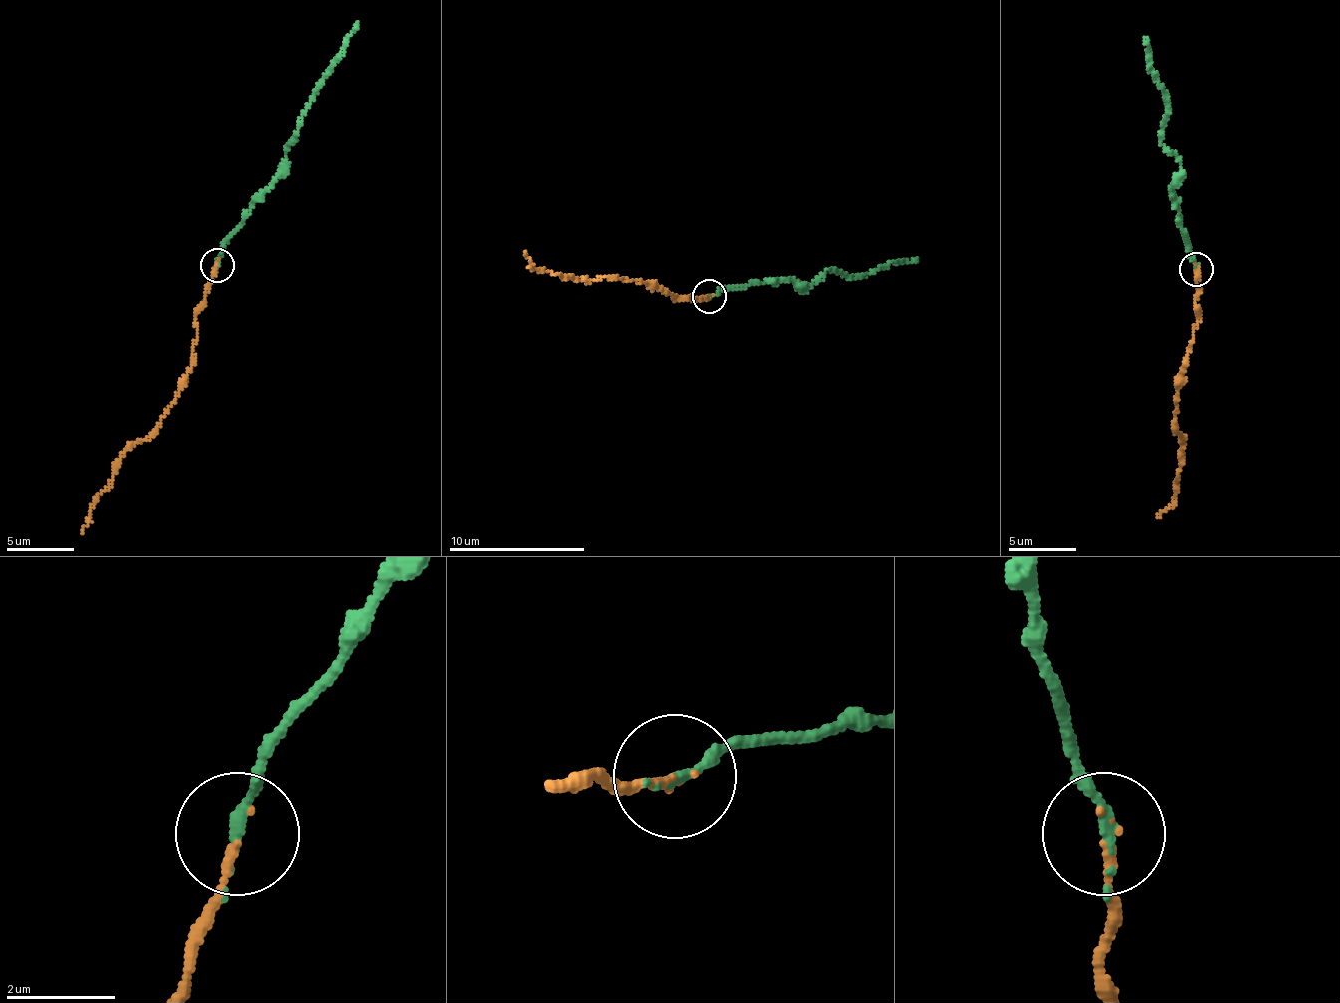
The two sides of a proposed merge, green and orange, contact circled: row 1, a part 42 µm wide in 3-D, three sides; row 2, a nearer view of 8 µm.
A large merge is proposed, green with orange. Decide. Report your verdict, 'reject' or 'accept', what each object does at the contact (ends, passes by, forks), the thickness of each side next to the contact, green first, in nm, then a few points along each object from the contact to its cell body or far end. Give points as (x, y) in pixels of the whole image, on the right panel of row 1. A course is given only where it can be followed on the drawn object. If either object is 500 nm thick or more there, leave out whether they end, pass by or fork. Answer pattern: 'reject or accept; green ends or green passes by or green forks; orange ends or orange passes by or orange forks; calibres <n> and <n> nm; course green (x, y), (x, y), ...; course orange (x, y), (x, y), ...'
accept; green ends; orange ends; calibres 200 and 150 nm; course green (1195, 270), (1173, 189), (1180, 170), (1180, 157), (1160, 141), (1165, 96), (1147, 62), (1144, 37); course orange (1195, 270), (1197, 318), (1178, 400), (1175, 431), (1184, 445), (1173, 501), (1157, 517)

